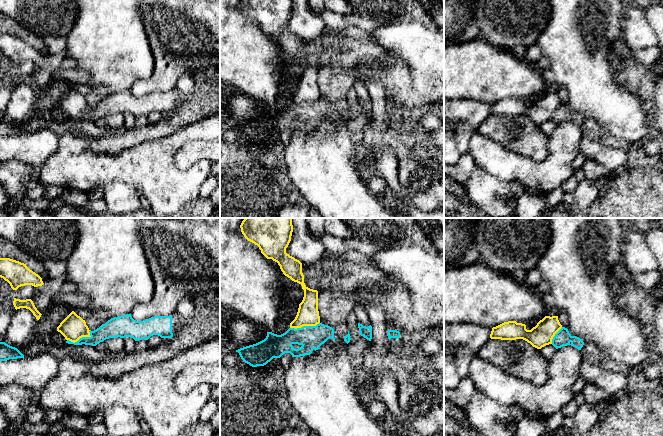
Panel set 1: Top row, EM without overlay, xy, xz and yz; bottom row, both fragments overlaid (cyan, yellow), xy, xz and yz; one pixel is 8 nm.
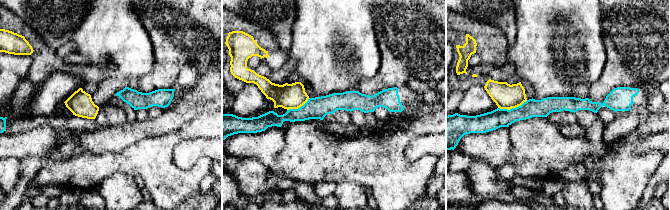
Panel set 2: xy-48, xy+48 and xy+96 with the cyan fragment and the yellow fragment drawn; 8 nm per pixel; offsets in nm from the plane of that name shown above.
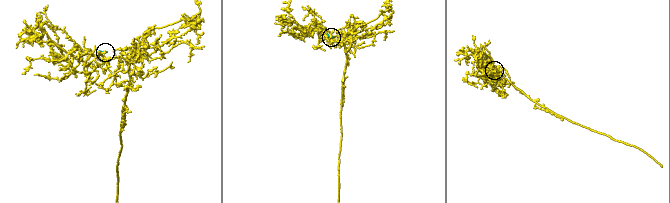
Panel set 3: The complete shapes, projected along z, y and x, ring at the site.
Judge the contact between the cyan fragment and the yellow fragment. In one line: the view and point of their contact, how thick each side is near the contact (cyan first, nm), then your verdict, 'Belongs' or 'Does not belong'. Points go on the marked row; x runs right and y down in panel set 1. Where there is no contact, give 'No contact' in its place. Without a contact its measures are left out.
Touches cyan at xy (80, 338). Thickness 130 nm (cyan) against 200 nm. Does not belong

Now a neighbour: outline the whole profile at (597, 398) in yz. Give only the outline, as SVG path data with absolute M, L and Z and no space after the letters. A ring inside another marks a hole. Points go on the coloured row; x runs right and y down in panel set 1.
M586 383L582 393L585 401L590 404L598 414L601 414L608 406L609 396L594 384Z

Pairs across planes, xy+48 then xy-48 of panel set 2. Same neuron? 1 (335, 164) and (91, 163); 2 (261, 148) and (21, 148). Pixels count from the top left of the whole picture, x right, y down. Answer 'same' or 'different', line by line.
1: same
2: same

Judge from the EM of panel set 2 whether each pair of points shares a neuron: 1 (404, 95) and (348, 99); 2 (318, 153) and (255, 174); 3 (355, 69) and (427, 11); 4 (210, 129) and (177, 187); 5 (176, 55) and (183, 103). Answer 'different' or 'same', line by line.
1: same
2: different
3: different
4: same
5: different

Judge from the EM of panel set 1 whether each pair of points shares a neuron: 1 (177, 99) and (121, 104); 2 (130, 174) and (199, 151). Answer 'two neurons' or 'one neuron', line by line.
1: one neuron
2: two neurons

